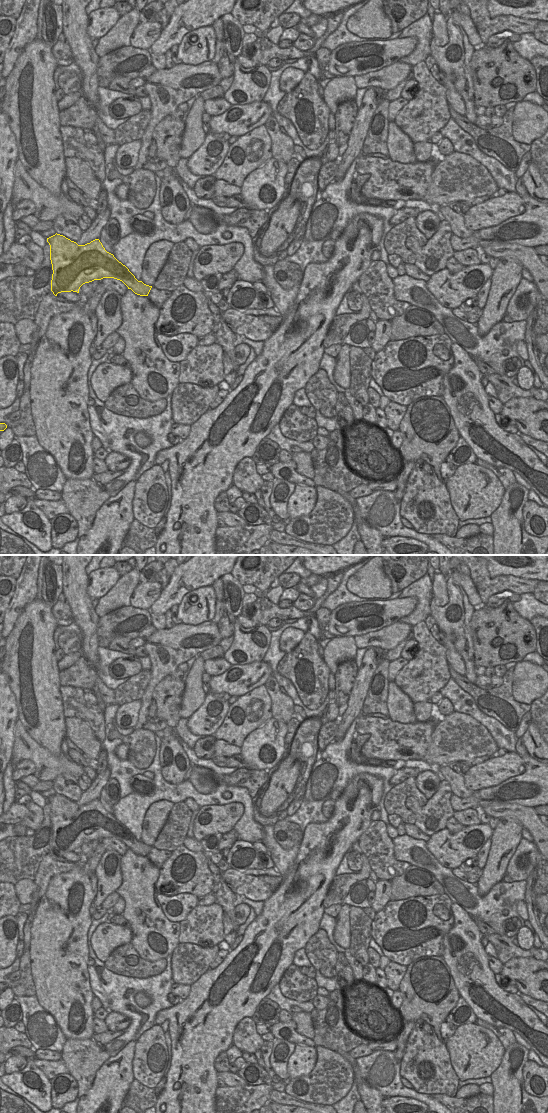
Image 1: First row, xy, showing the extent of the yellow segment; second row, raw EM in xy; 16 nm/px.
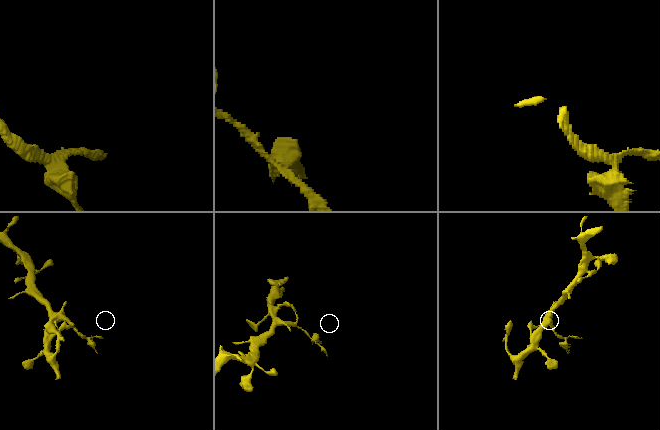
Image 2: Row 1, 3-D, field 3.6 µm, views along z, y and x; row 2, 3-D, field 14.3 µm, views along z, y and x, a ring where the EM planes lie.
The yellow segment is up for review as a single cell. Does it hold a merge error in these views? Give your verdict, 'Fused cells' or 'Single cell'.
Fused cells

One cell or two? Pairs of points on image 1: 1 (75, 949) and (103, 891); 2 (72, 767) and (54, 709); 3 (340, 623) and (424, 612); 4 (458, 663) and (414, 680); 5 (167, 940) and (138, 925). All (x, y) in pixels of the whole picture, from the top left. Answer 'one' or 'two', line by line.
1: two
2: two
3: two
4: two
5: one

